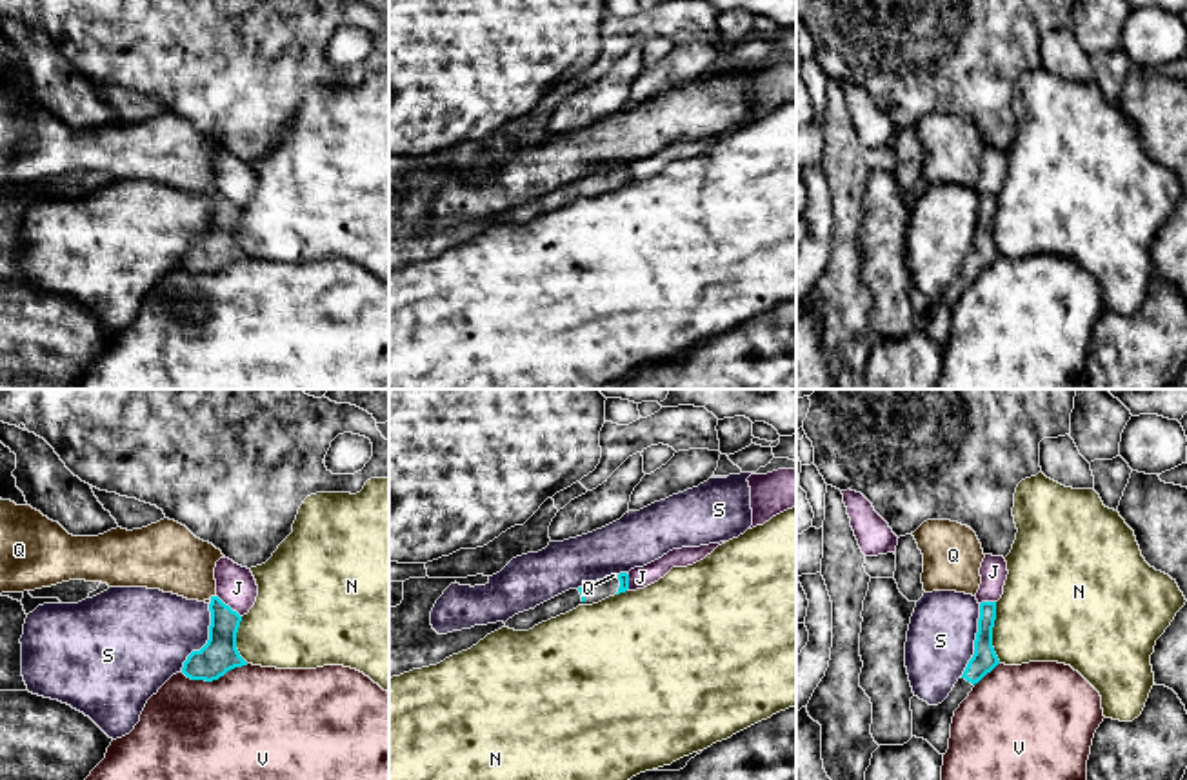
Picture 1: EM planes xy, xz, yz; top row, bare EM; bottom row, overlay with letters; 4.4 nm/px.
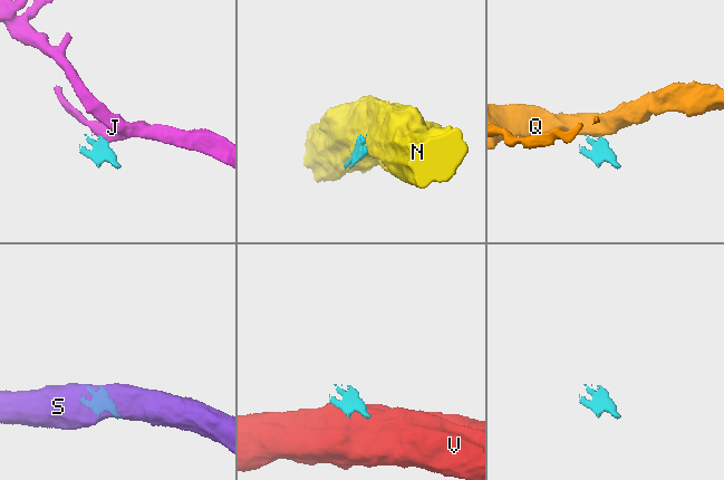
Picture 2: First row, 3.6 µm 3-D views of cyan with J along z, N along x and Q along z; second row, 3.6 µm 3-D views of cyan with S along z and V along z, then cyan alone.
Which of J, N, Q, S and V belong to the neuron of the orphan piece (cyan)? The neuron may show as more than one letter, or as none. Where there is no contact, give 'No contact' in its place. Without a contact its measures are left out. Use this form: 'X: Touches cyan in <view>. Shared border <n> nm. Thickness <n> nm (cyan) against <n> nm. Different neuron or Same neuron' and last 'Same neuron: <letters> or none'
J: Touches cyan in xy. Shared border 150 nm. Thickness 160 nm (cyan) against 180 nm. Different neuron
N: Touches cyan in yz. Shared border 280 nm. Thickness 110 nm (cyan) against 420 nm. Different neuron
Q: Touches cyan in xy. Shared border 30 nm. Thickness 150 nm (cyan) against 300 nm. Different neuron
S: Touches cyan in xy. Shared border 340 nm. Thickness 160 nm (cyan) against 380 nm. Different neuron
V: Touches cyan in xy. Shared border 300 nm. Thickness 160 nm (cyan) against 500 nm. Different neuron
Same neuron: none

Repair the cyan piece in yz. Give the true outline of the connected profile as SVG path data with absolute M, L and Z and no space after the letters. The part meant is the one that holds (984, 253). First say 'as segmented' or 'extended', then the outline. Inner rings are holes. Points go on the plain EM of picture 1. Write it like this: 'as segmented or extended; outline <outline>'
extended; outline M982 195L974 247L942 296L929 298L918 289L911 291L913 329L927 333L940 347L945 347L949 342L954 304L969 289L973 280L1000 256L992 240L994 213L996 195Z

